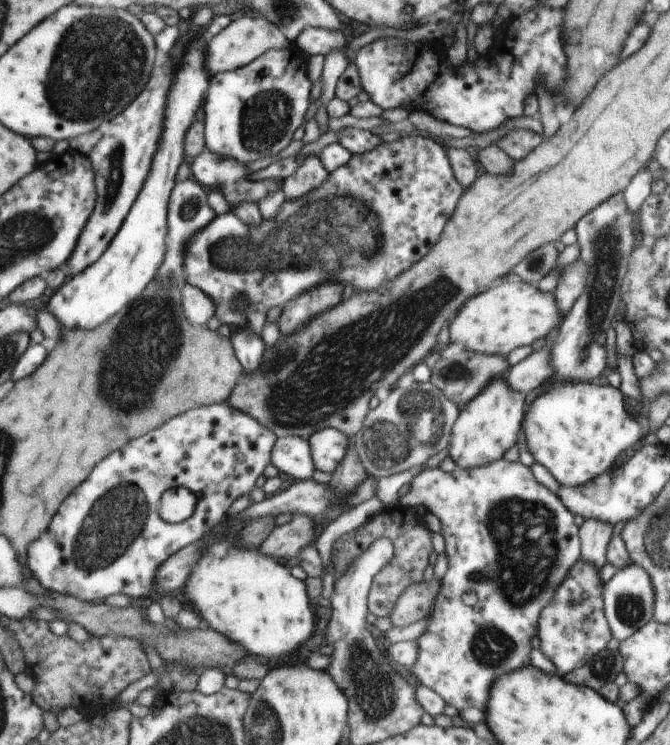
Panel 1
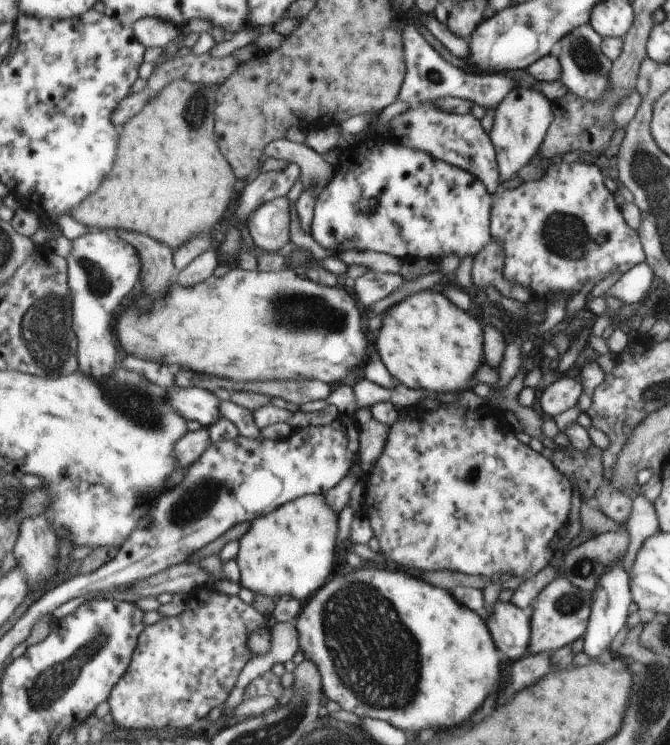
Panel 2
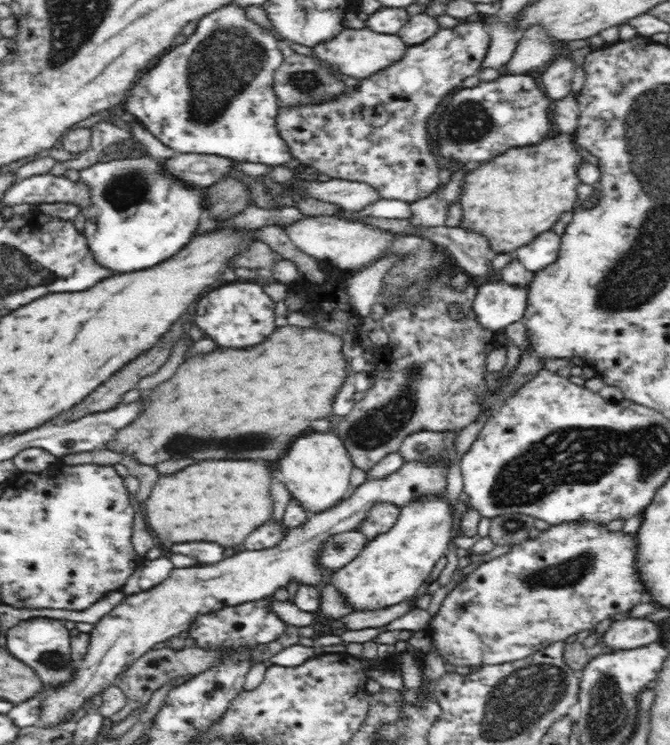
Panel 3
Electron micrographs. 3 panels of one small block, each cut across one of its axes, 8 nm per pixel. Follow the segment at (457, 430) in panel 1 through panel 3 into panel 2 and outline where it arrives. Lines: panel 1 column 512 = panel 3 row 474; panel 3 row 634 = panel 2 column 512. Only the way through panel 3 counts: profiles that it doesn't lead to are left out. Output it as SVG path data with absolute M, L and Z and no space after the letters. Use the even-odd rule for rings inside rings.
M521 84L511 89L494 108L491 130L488 137L495 148L496 162L499 165L500 180L514 178L515 172L535 156L539 154L539 148L547 136L549 122L552 122L551 108L545 96L535 87L527 87Z

